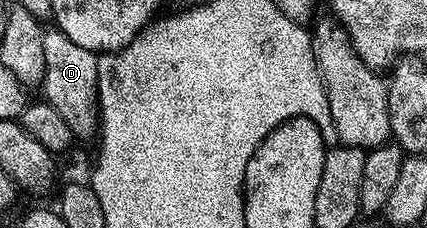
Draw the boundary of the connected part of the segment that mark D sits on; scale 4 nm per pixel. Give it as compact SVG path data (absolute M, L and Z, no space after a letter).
M49 29L45 31L43 37L43 61L45 62L45 76L40 83L40 90L45 90L44 102L50 103L59 114L63 116L63 121L71 125L71 133L74 140L89 139L98 134L99 131L99 100L97 98L97 61L99 55L96 51L83 49L83 45L75 45L71 37L67 37L61 31Z

